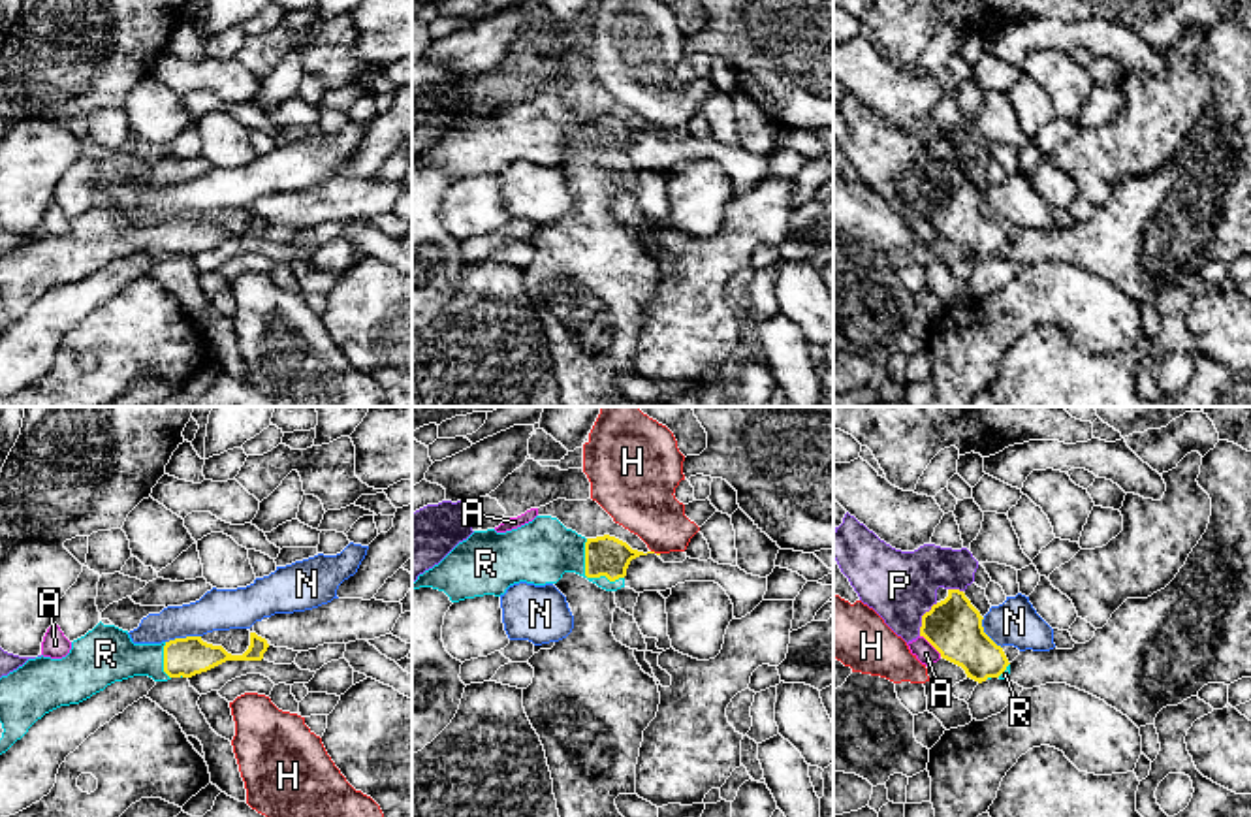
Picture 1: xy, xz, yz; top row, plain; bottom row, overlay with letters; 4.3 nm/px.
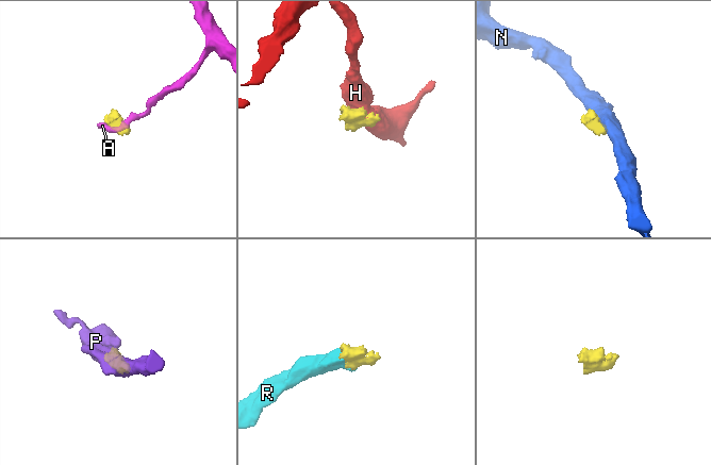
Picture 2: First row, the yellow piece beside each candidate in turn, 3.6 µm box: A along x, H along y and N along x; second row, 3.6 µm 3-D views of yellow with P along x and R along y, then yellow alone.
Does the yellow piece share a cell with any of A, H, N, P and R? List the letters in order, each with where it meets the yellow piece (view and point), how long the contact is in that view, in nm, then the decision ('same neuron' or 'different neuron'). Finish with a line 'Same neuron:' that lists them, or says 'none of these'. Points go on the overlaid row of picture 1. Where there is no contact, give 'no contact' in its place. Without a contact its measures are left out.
A: meets yellow in yz at (932, 644); contact 130 nm long; different neuron
H: meets yellow in xz at (653, 552); contact 40 nm long; different neuron
N: meets yellow in xy at (183, 639); contact 160 nm long; different neuron
P: meets yellow in yz at (922, 618); contact 170 nm long; different neuron
R: meets yellow in xz at (587, 576); contact 240 nm long; same neuron
Same neuron: R

